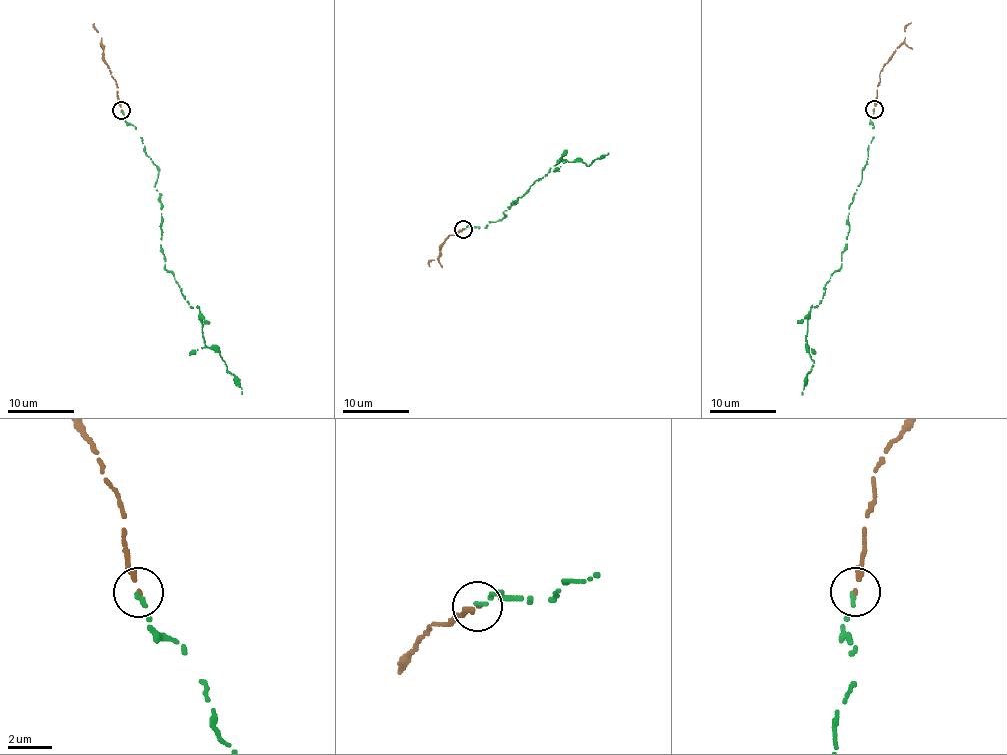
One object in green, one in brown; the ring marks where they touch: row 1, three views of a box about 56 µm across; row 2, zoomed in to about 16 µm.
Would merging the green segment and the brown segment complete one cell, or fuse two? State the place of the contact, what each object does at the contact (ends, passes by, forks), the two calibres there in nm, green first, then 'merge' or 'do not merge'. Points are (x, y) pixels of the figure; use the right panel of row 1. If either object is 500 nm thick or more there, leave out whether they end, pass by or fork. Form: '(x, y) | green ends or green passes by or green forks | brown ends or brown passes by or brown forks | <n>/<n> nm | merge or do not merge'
(874, 109) | green ends | brown ends | 190/220 nm | merge

